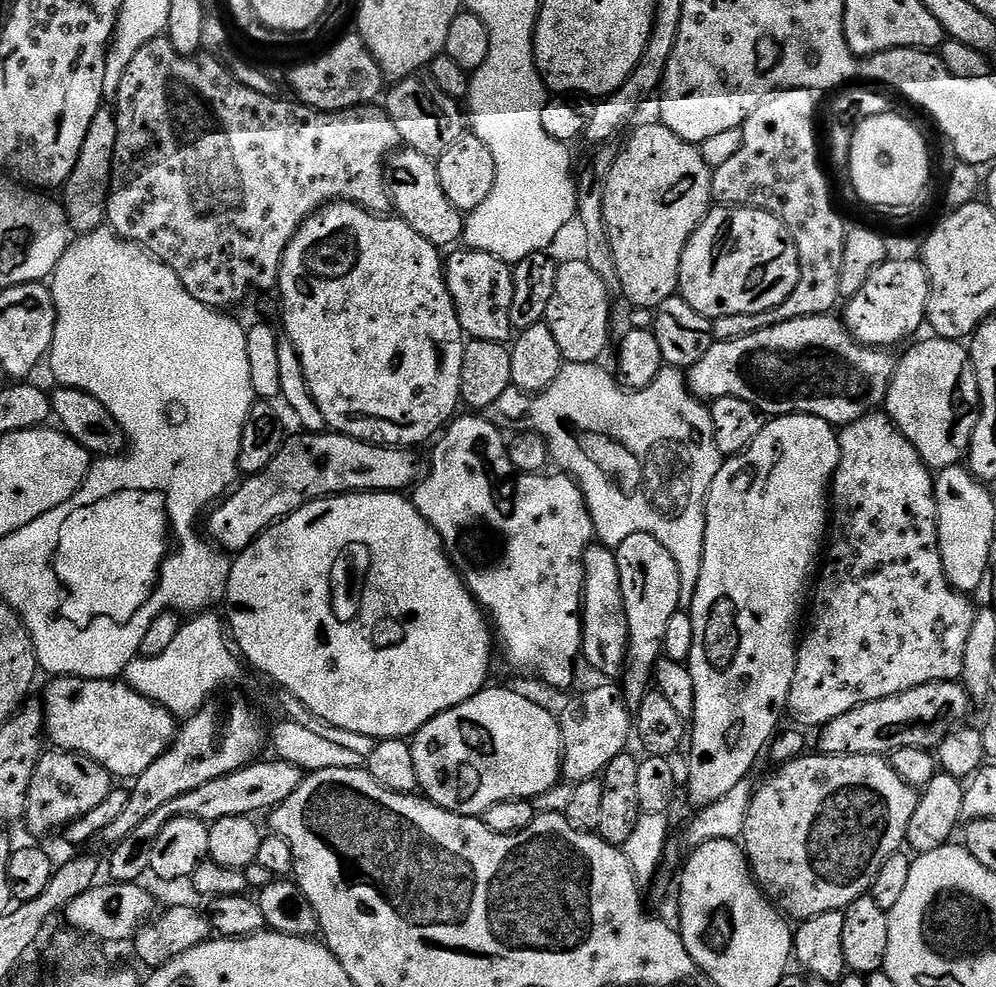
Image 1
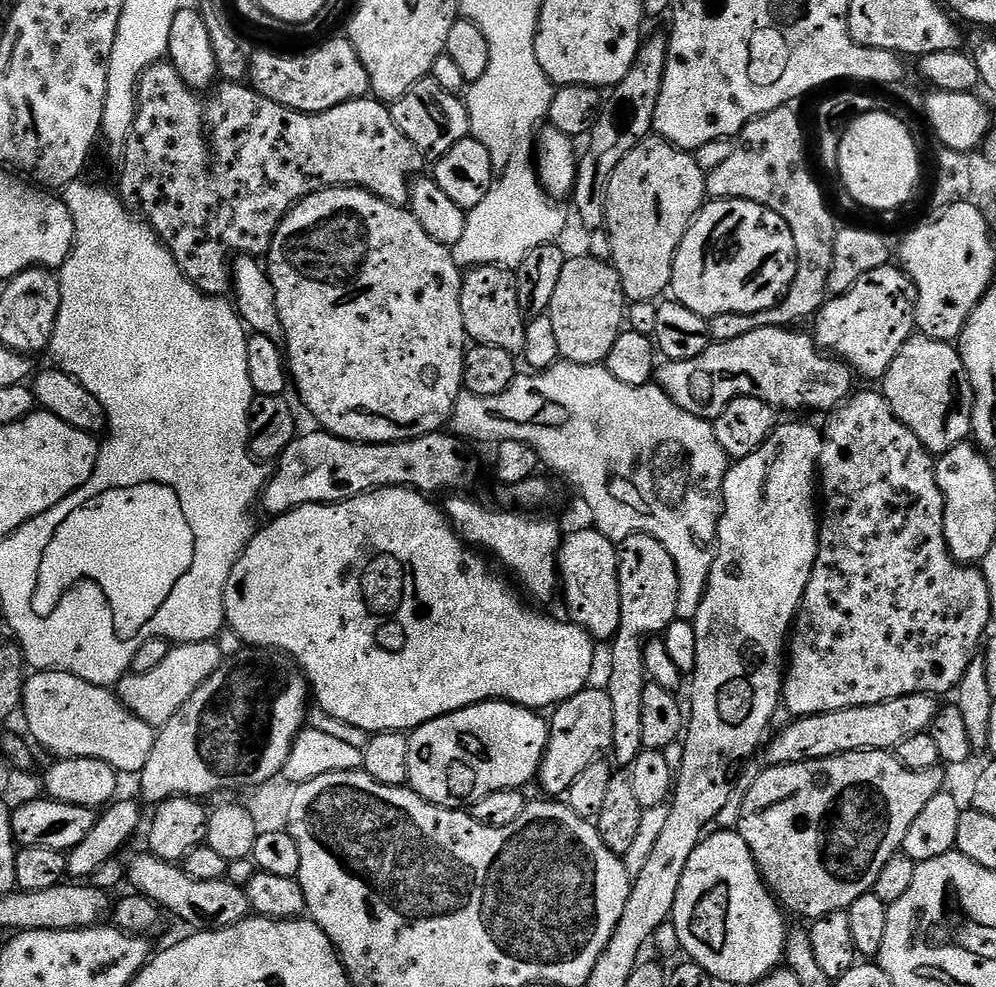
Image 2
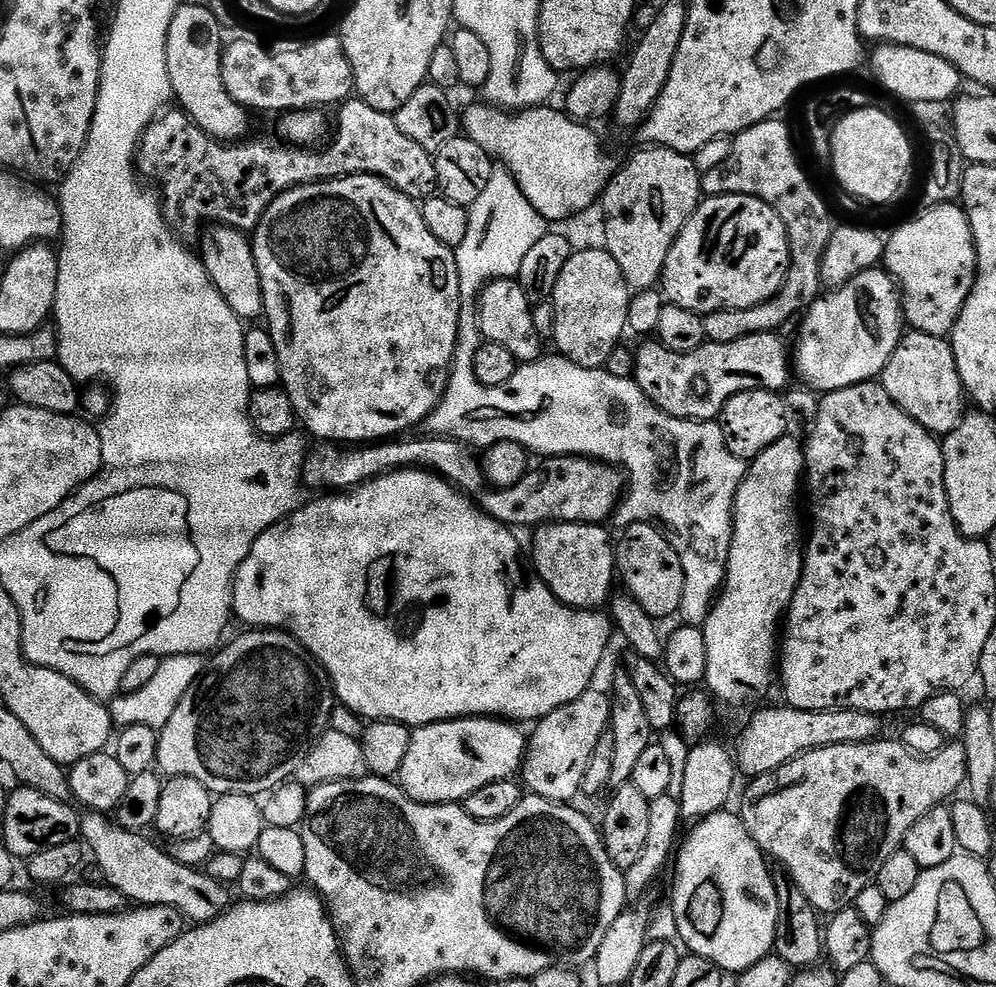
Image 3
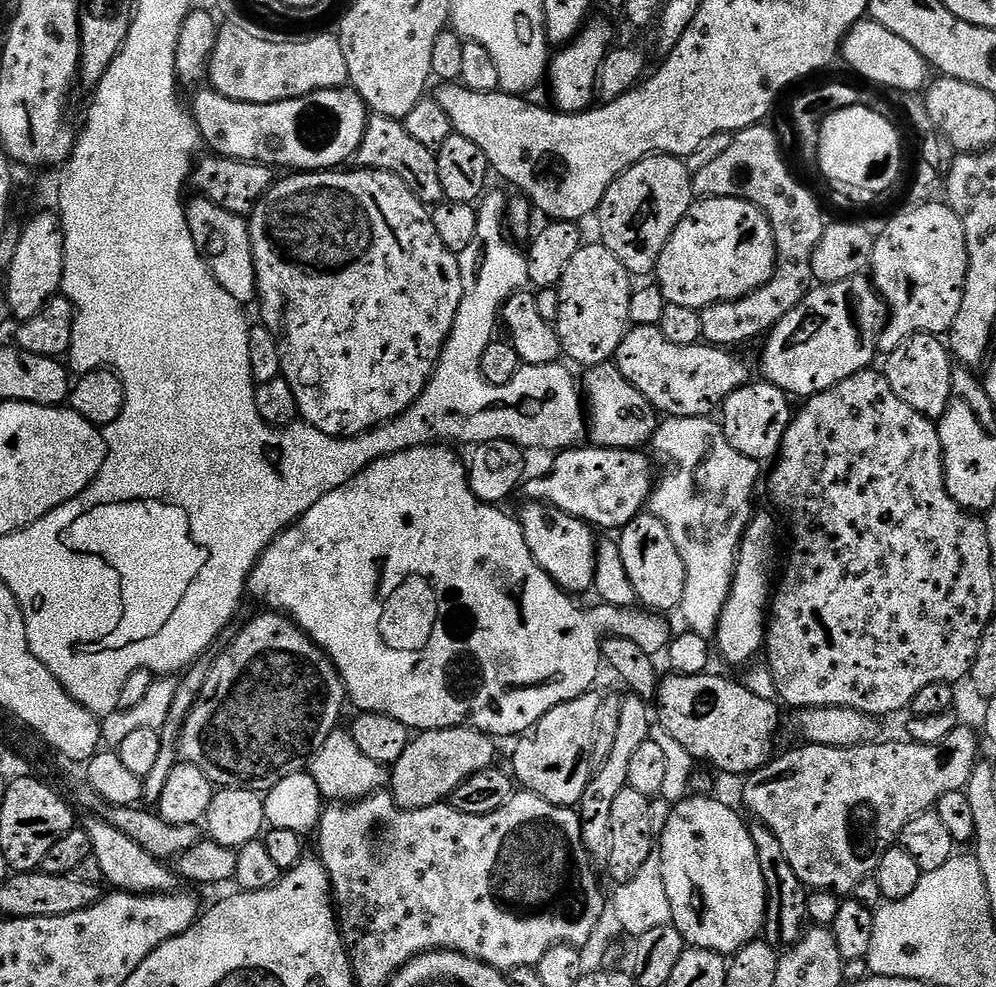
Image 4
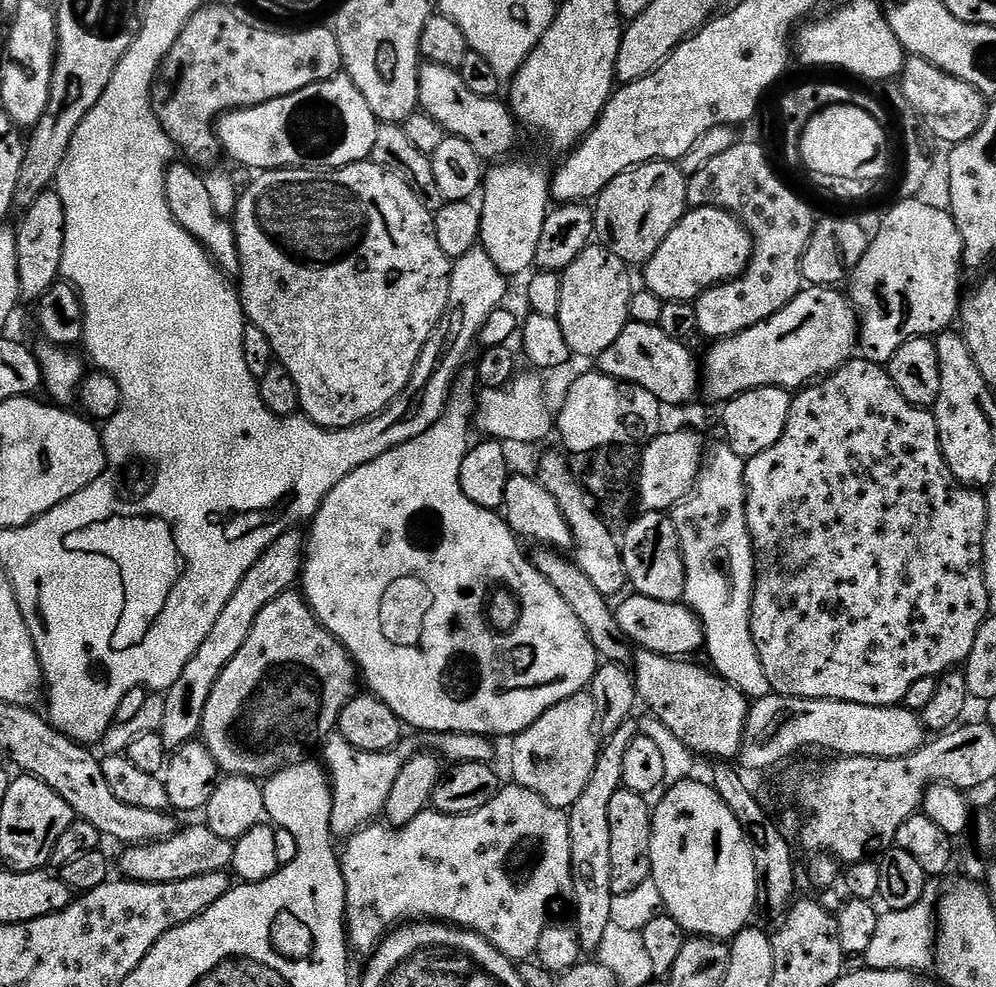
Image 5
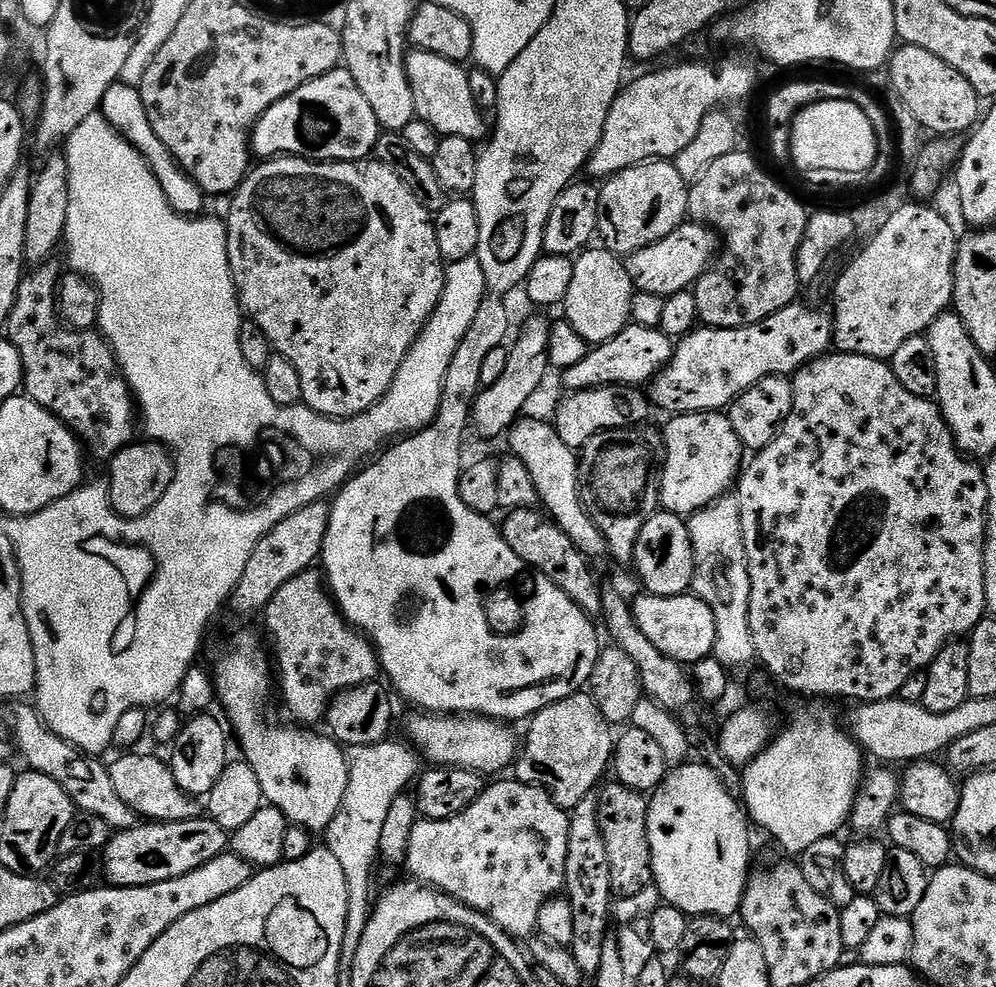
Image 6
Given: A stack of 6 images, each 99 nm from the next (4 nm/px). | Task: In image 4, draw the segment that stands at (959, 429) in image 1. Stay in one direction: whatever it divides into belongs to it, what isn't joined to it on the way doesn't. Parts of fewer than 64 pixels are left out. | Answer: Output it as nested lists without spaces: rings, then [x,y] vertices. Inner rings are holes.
[[[920,332],[906,338],[893,352],[887,353],[888,365],[882,368],[885,378],[890,382],[890,390],[927,420],[938,422],[946,414],[946,406],[952,393],[953,357],[939,335]]]

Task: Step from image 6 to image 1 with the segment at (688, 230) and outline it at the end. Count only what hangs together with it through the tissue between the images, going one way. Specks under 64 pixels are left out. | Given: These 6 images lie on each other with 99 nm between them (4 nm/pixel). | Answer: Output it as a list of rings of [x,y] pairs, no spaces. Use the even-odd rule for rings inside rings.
[[[716,206],[688,239],[688,245],[682,254],[678,292],[685,302],[698,310],[698,314],[707,316],[714,322],[727,316],[762,316],[765,312],[779,309],[790,298],[794,286],[798,286],[799,277],[798,250],[794,246],[790,230],[777,216],[757,208]]]

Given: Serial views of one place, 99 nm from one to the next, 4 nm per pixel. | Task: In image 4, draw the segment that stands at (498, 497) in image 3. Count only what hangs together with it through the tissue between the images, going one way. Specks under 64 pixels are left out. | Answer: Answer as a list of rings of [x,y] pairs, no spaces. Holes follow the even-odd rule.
[[[584,447],[563,449],[550,472],[525,483],[522,492],[528,495],[529,501],[548,504],[597,529],[622,530],[635,516],[641,515],[649,503],[654,487],[653,461],[640,450]]]

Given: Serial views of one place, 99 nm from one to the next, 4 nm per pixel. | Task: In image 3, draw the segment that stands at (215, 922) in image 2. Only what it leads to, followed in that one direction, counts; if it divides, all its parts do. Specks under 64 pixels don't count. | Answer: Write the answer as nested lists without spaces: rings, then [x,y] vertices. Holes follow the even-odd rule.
[[[89,811],[80,819],[80,836],[96,858],[103,879],[136,906],[170,906],[193,925],[208,924],[228,911],[229,889],[208,876],[207,871],[187,868],[174,862],[167,851],[147,840],[147,835],[131,832],[114,823],[105,813]]]

